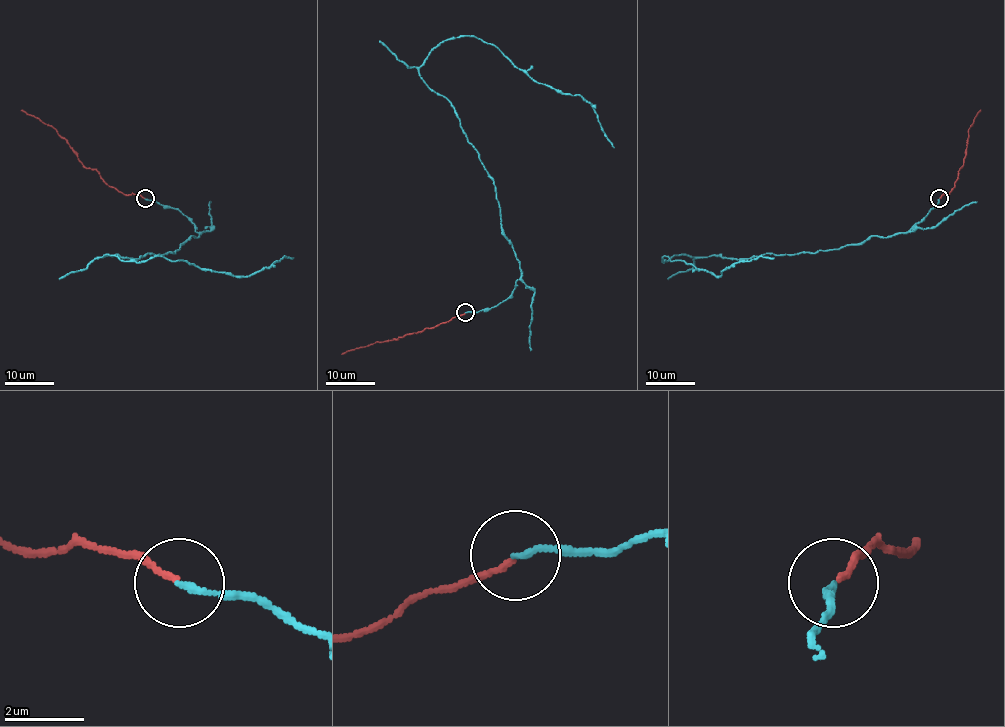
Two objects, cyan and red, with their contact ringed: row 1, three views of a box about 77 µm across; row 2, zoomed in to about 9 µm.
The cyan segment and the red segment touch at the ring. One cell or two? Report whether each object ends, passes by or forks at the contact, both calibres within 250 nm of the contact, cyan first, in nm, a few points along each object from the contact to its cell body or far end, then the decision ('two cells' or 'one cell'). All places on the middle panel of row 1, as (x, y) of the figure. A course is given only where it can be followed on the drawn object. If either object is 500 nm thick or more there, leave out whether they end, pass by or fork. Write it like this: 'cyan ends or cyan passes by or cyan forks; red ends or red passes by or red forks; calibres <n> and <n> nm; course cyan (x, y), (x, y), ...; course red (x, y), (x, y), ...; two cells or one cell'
cyan ends; red ends; calibres 160 and 140 nm; course cyan (466, 313), (521, 269), (426, 56), (495, 45), (588, 101), (613, 148); course red (464, 313), (403, 337), (375, 342), (341, 354); one cell

